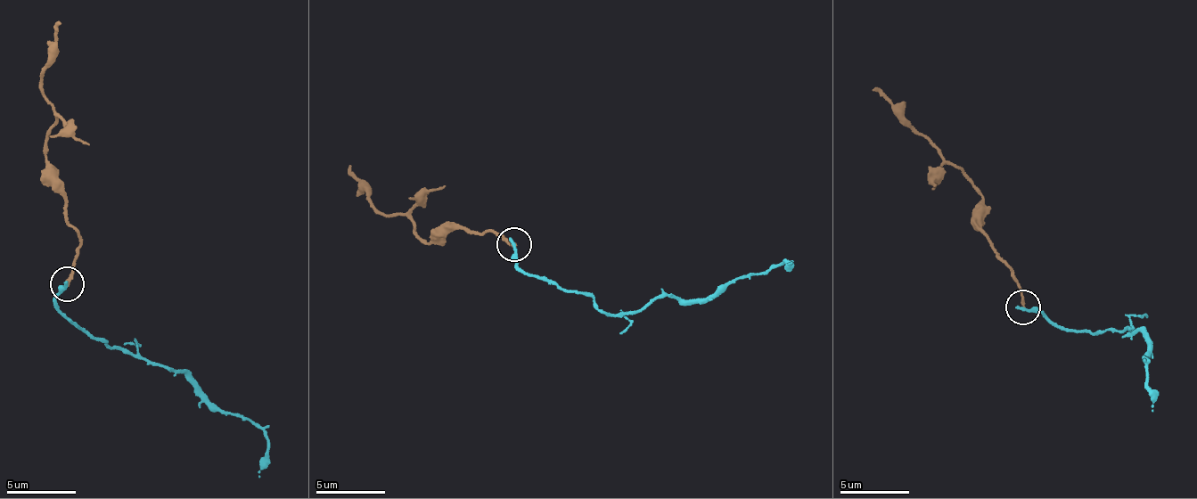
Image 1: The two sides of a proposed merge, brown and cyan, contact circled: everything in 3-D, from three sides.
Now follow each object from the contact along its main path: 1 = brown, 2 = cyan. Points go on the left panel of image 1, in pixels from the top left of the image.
1: (67, 285), (73, 260), (76, 228), (57, 187), (57, 170), (45, 154), (55, 119), (41, 83), (61, 24)
2: (67, 285), (60, 290), (61, 312), (84, 332), (187, 373), (206, 399), (265, 431), (268, 462), (258, 476)

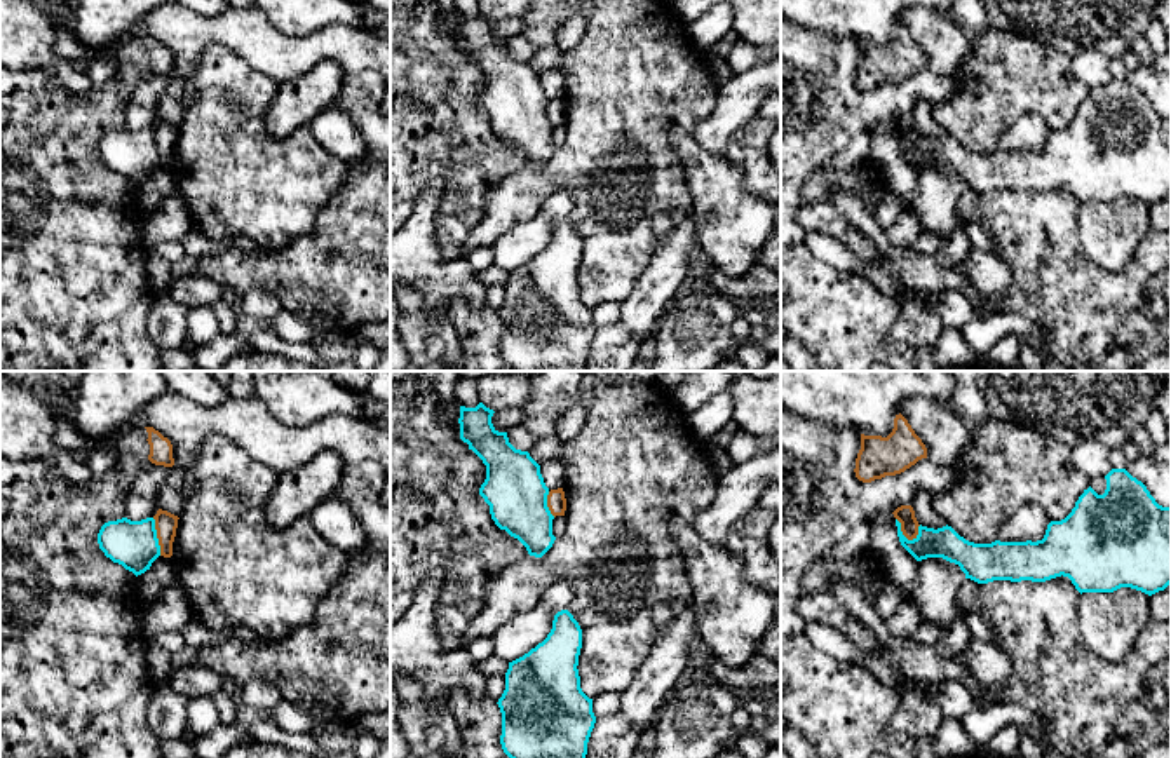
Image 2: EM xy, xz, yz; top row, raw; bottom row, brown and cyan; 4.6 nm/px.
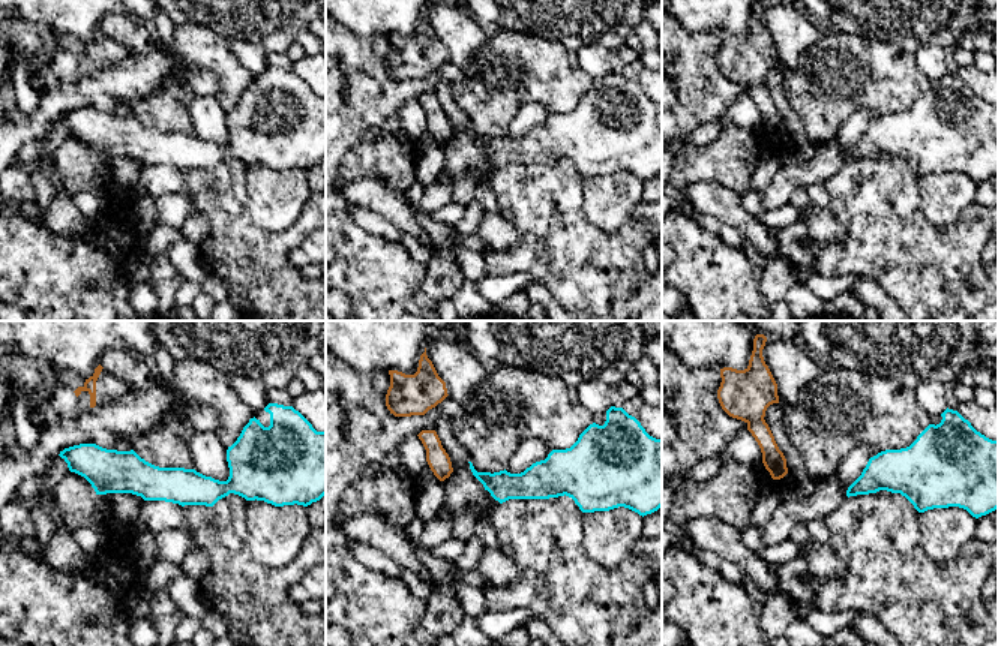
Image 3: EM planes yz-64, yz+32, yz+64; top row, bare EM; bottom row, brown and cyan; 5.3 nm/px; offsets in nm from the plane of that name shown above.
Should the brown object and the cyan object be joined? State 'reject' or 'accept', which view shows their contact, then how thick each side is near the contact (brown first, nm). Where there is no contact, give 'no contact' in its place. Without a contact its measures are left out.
reject; meets brown in yz; 90 nm thick on the brown side, 150 nm on the other

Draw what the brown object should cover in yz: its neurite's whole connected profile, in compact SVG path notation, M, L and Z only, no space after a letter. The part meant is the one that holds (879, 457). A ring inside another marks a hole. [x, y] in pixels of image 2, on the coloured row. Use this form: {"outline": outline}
{"outline": "M899 413L887 437L861 434L861 450L854 472L859 481L871 483L901 474L922 458L927 458L927 448Z"}

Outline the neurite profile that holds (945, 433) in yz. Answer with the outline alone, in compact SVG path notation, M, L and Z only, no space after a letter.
M917 396L901 404L901 415L925 444L929 460L953 464L971 444L972 425L951 404Z

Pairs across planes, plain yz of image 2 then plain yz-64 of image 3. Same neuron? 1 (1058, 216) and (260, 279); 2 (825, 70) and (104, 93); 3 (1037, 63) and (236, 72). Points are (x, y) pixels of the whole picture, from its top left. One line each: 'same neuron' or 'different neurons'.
1: same neuron
2: same neuron
3: same neuron

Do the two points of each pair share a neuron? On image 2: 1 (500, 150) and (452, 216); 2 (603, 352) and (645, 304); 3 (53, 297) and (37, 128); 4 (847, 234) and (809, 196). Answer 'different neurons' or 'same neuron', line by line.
1: same neuron
2: different neurons
3: same neuron
4: different neurons

